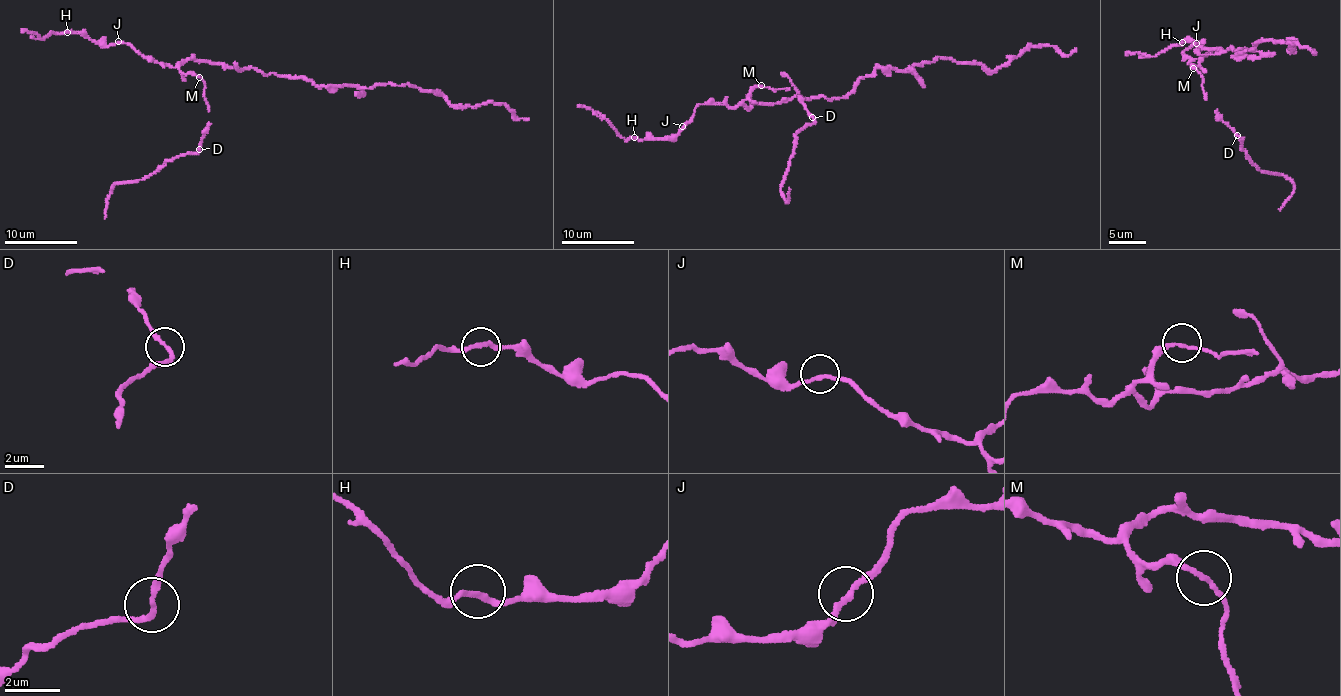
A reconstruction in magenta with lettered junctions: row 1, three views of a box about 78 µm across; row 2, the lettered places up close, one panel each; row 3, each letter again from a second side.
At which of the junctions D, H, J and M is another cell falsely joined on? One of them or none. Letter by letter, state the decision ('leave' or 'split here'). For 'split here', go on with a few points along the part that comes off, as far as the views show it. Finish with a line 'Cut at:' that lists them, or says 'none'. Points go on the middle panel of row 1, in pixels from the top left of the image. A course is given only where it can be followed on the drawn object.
D: leave
H: leave
J: leave
M: leave
Cut at: none

